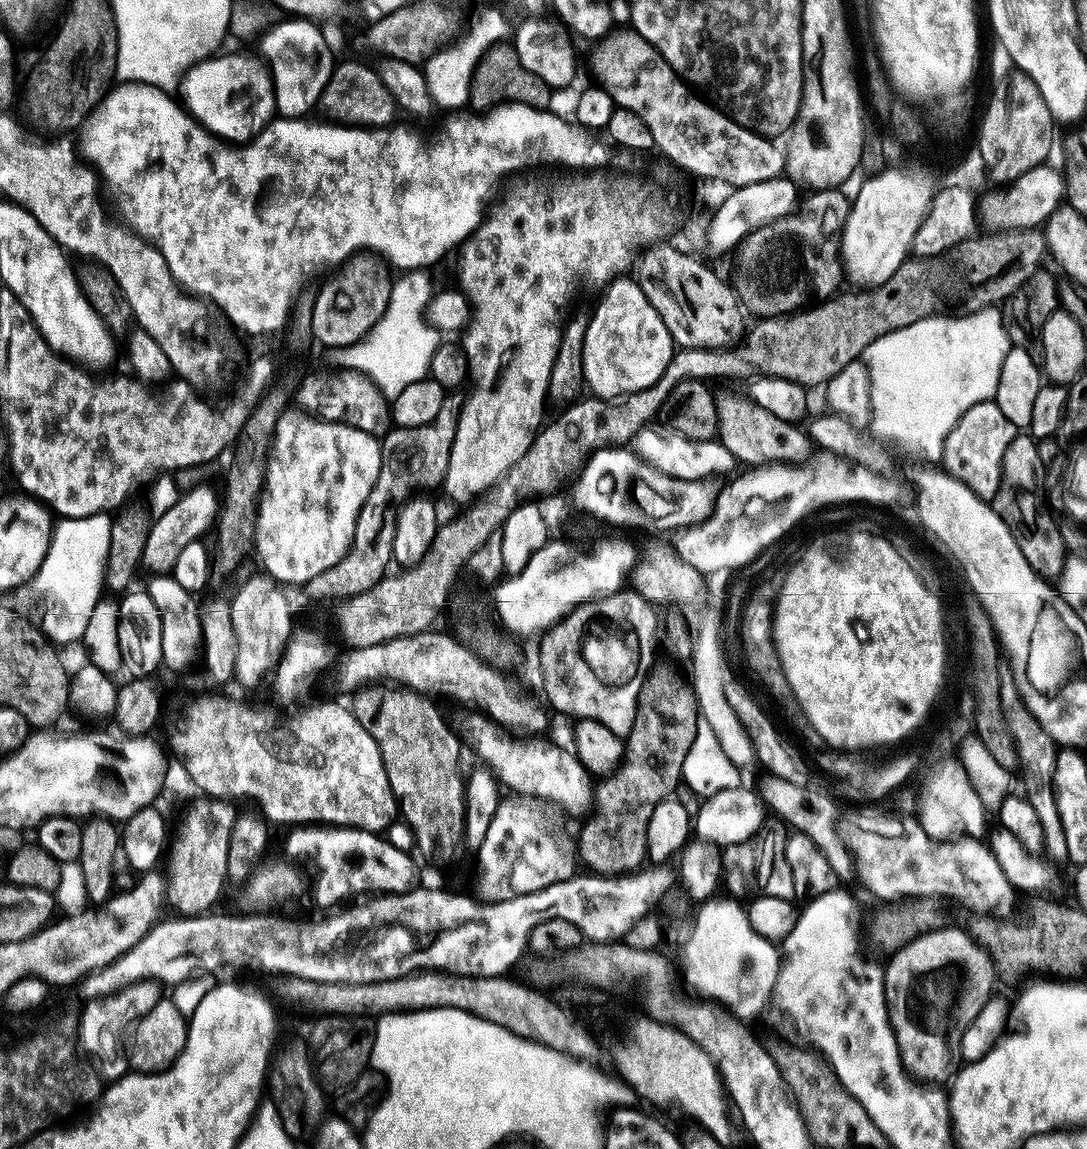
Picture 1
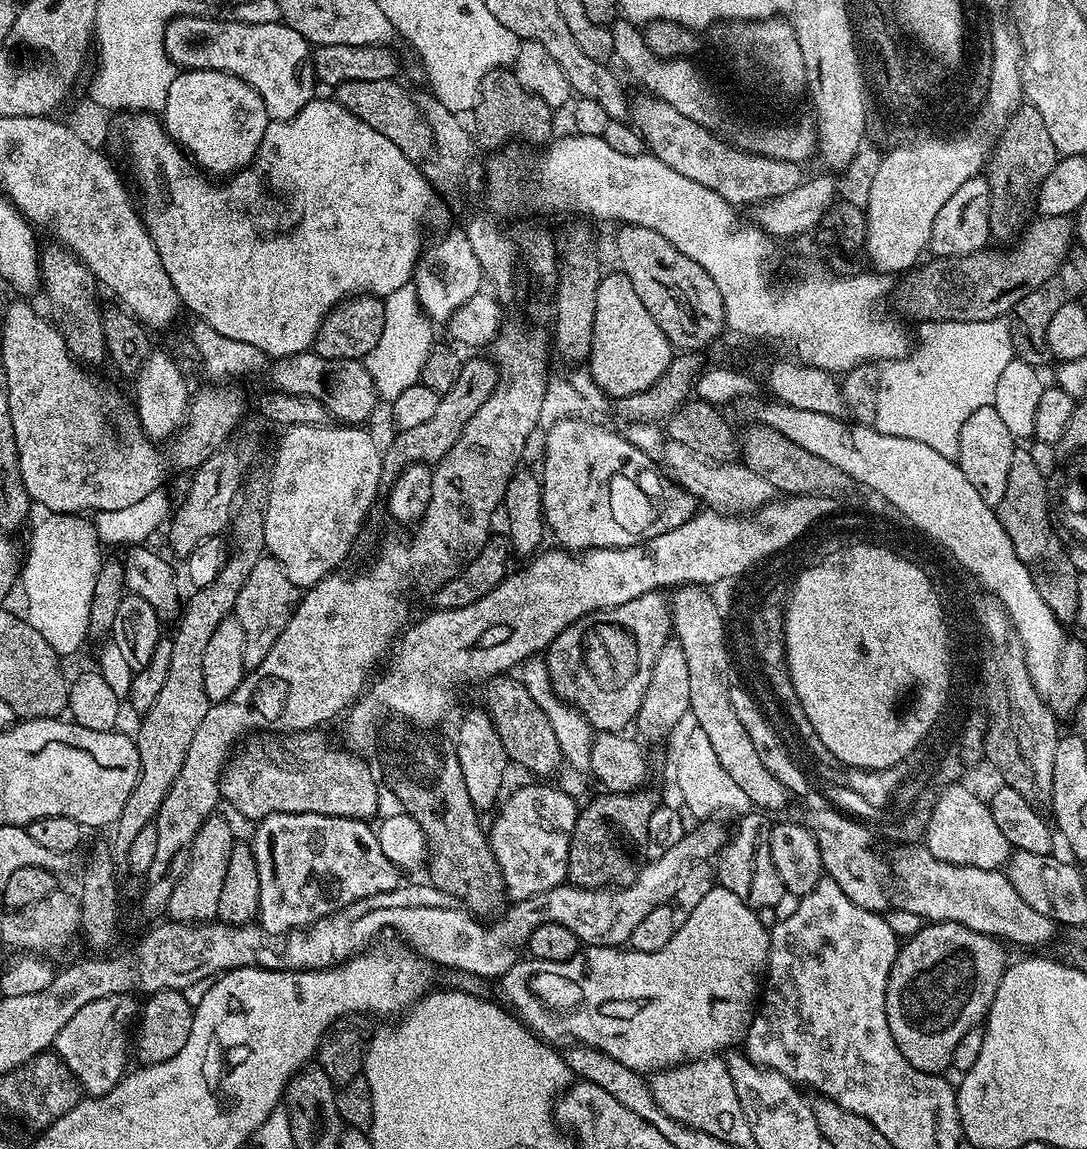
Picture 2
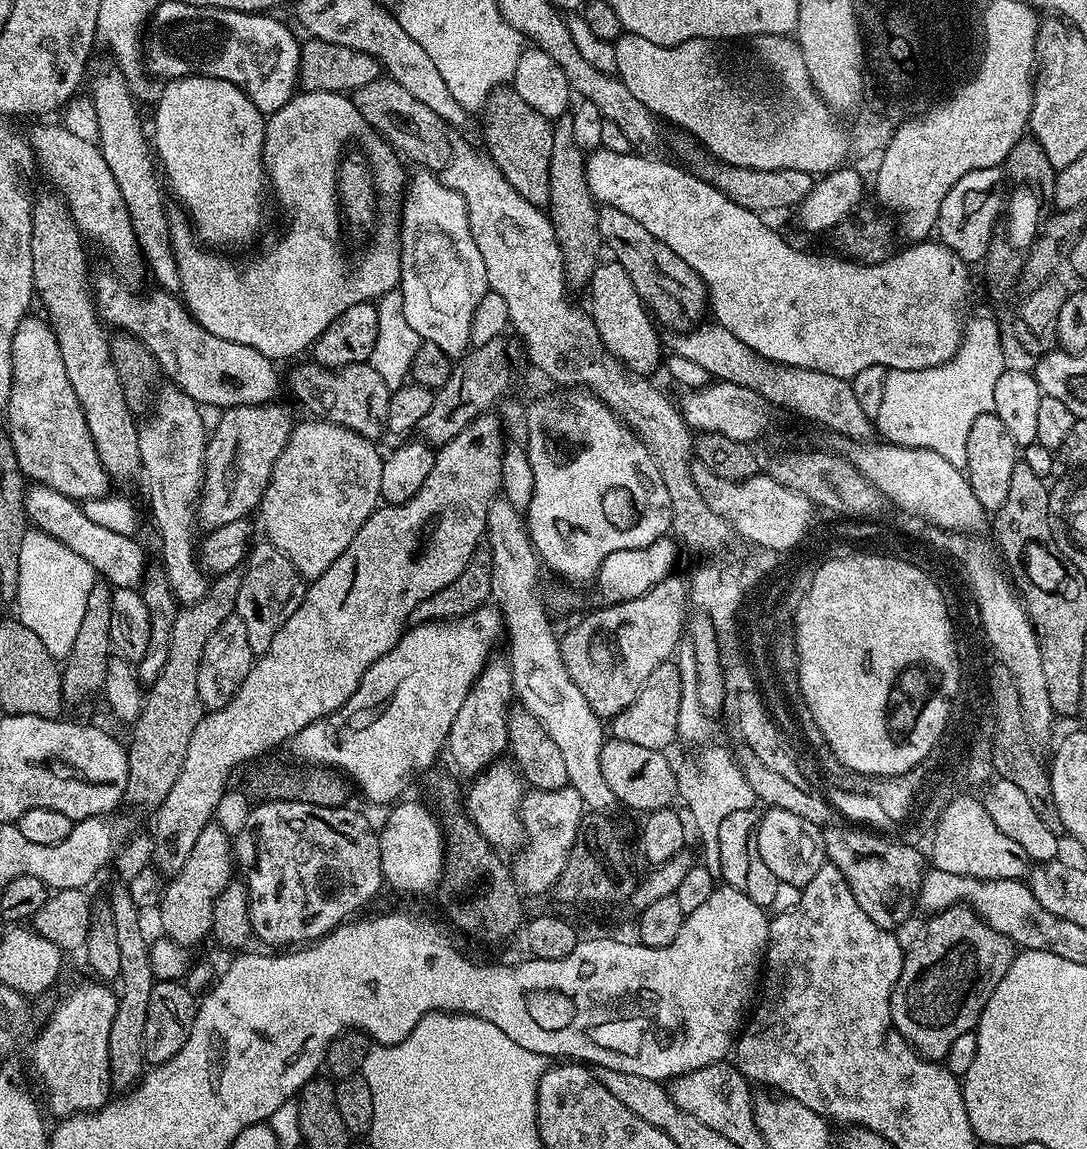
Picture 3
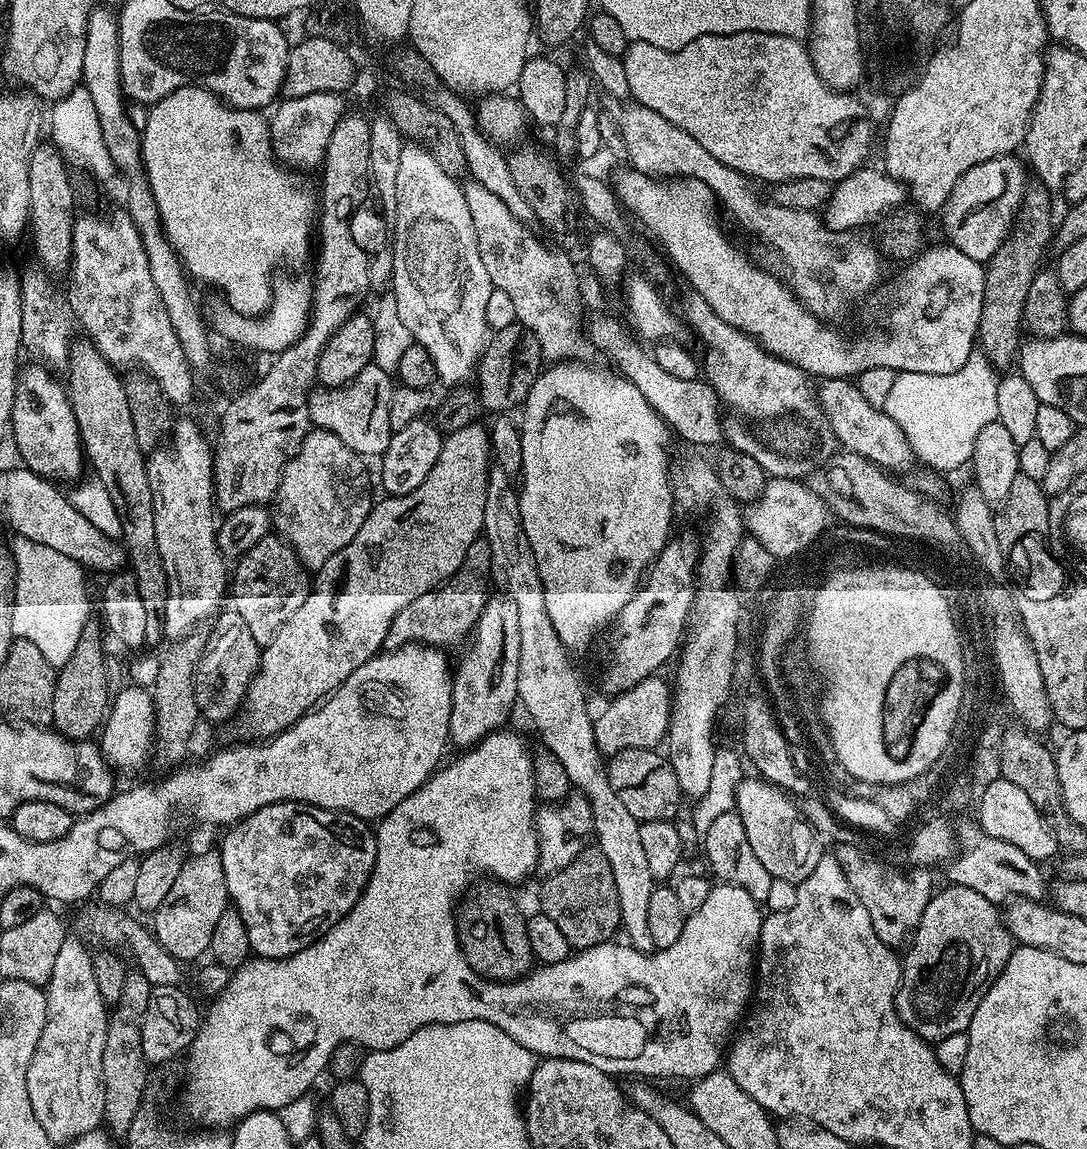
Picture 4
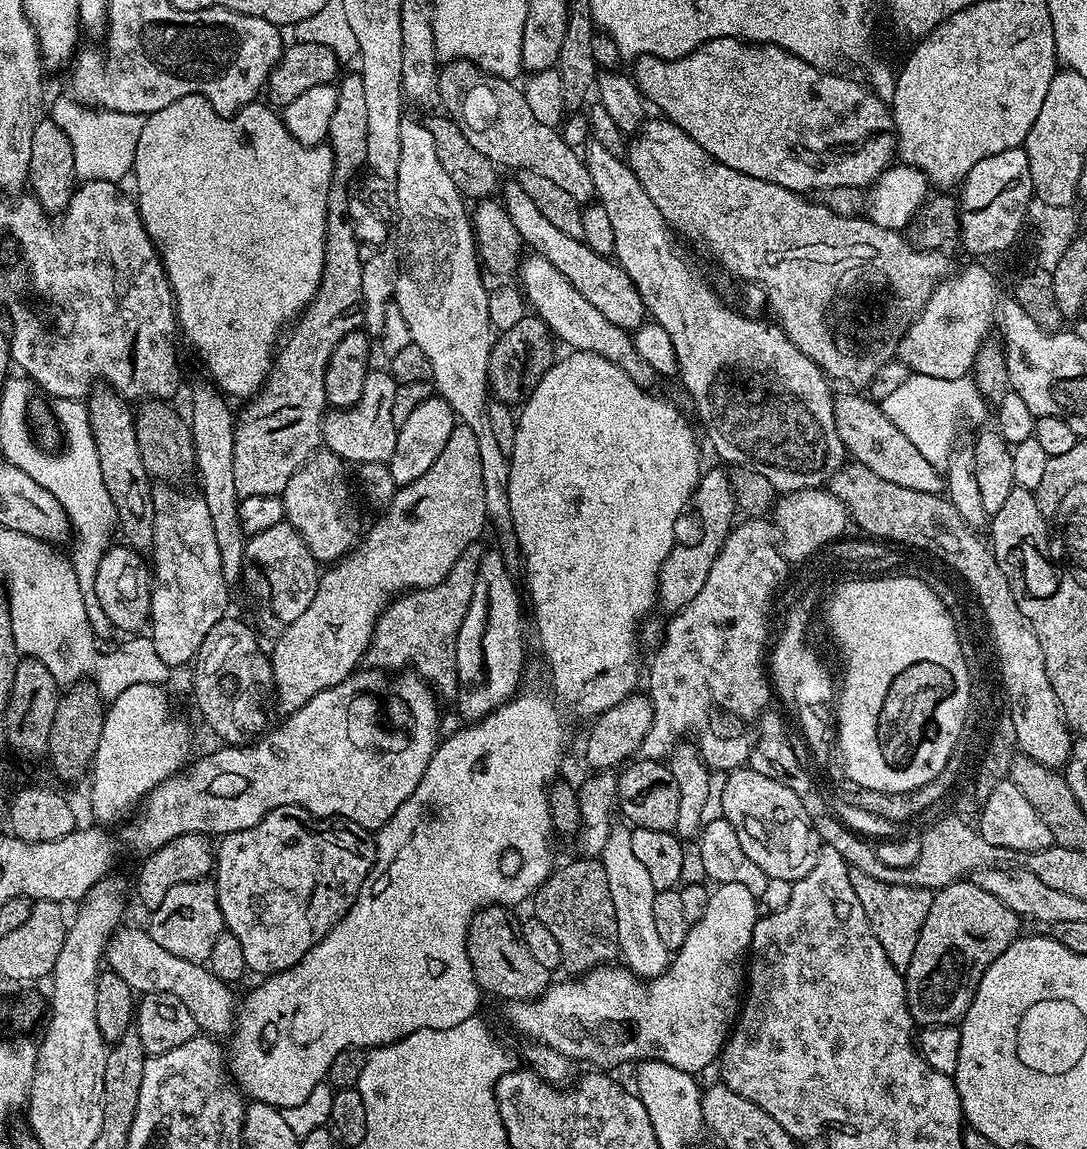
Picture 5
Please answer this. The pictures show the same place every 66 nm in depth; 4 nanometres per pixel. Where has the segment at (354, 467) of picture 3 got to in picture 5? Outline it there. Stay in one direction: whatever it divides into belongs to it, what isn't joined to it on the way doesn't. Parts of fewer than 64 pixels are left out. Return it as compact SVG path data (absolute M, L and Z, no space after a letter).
M318 450L297 470L294 478L286 482L286 490L282 493L286 523L303 538L310 554L318 562L336 562L348 555L361 531L356 521L356 504L348 489L348 472L344 468L348 469L345 461L335 453Z

